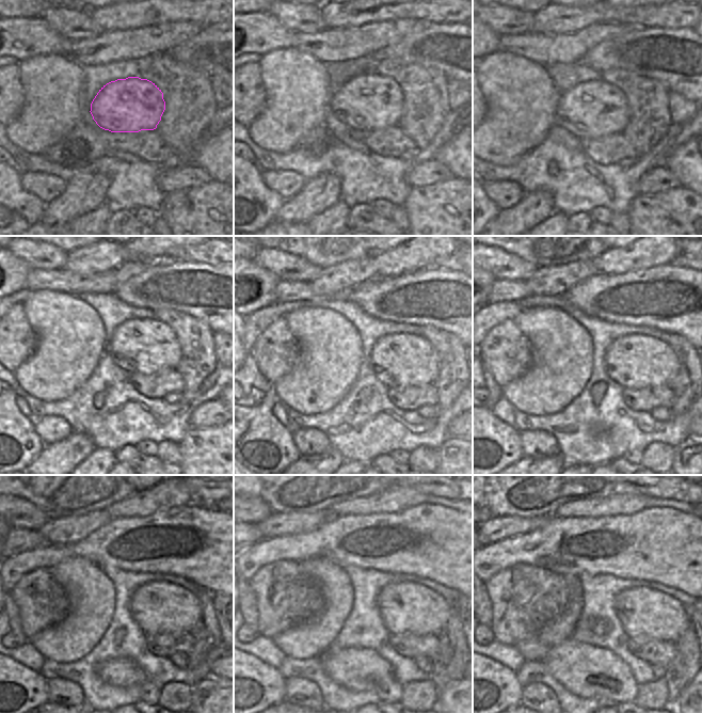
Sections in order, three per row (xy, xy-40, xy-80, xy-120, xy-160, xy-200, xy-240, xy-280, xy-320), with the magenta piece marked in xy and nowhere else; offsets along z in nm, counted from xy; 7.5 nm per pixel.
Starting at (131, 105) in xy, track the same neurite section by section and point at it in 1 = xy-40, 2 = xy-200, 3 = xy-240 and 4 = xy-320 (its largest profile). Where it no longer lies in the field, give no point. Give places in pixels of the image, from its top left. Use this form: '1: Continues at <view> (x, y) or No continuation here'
1: Continues at xy-40 (369, 101)
2: Continues at xy-200 (638, 362)
3: Continues at xy-240 (158, 606)
4: Continues at xy-320 (644, 613).

